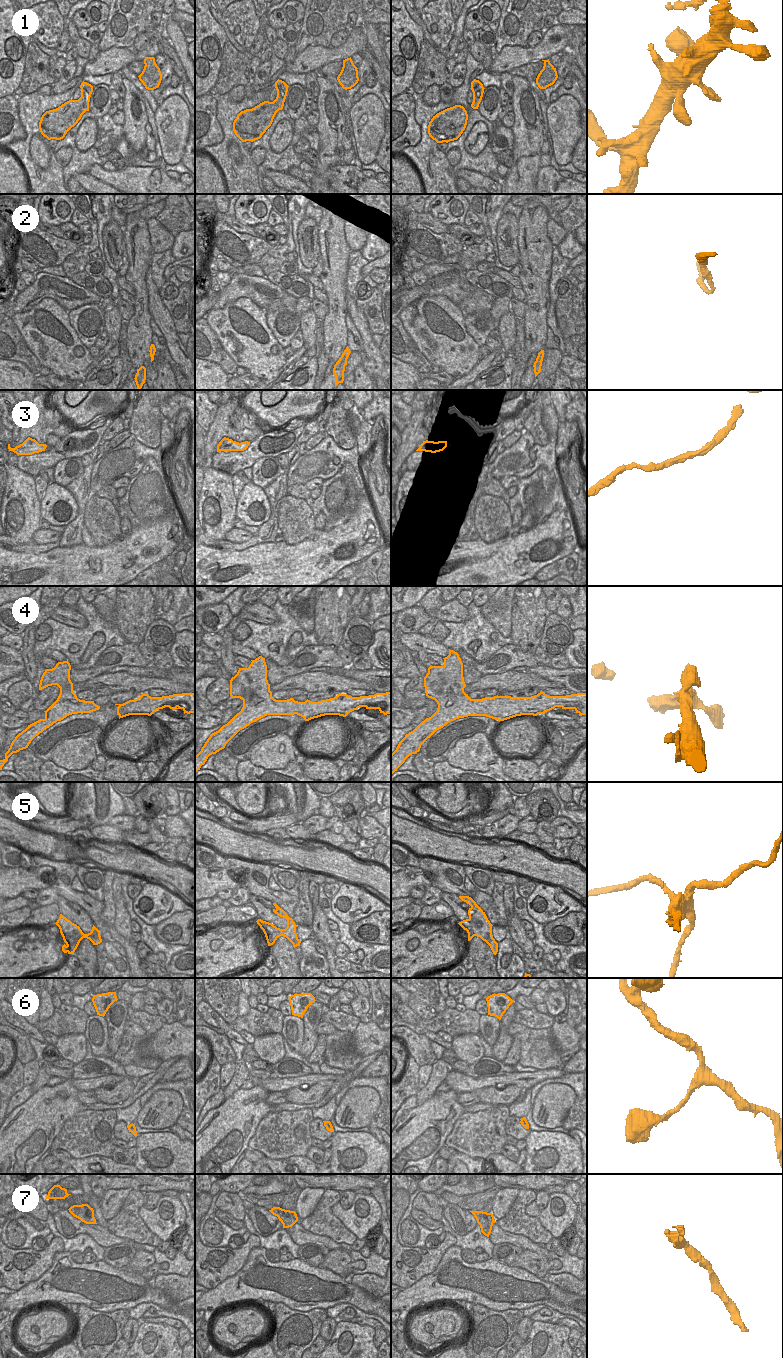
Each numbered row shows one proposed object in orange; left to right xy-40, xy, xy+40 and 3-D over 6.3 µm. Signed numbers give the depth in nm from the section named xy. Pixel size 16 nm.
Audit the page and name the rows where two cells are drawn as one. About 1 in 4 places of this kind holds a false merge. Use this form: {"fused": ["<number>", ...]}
{"fused": ["5"]}

